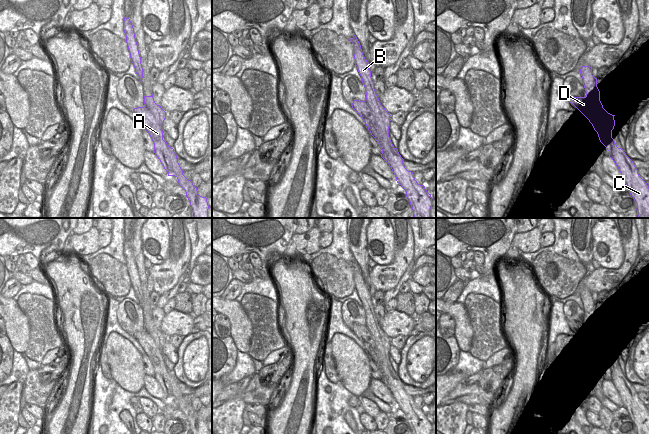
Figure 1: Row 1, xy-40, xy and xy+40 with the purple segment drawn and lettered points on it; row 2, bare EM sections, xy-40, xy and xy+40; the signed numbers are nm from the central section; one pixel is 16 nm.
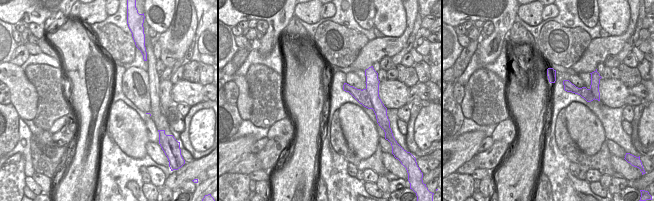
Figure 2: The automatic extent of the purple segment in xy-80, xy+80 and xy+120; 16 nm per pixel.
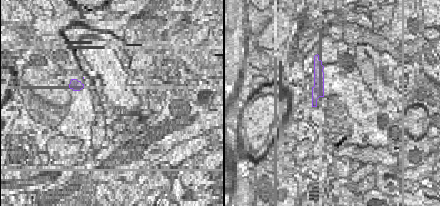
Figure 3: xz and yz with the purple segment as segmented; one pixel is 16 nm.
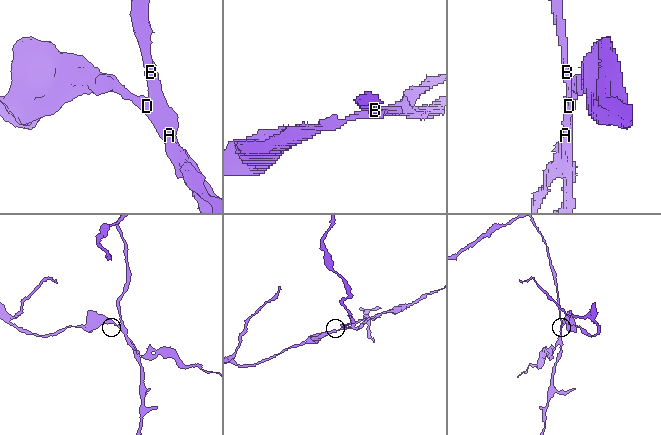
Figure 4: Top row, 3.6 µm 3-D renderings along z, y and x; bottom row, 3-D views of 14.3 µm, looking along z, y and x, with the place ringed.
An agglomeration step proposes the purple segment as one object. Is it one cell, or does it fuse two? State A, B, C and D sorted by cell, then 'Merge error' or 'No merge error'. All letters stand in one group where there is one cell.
Groups: A B C / D. Merge error

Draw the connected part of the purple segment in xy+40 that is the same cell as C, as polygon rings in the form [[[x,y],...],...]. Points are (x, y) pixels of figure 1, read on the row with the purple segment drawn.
[[[613,139],[614,145],[619,150],[619,154],[617,158],[619,159],[618,169],[622,175],[623,182],[629,189],[630,195],[633,197],[635,201],[635,209],[637,210],[638,218],[649,218],[649,186],[647,183],[639,176],[638,170],[636,169],[633,161],[626,155],[623,149],[618,148]]]

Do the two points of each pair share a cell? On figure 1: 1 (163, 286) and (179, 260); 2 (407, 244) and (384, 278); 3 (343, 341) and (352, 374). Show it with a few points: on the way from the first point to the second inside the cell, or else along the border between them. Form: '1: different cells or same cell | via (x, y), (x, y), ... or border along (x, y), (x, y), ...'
1: same cell | via (164, 280), (165, 276), (174, 266)
2: same cell | via (403, 252), (401, 261), (392, 270)
3: same cell | via (344, 349), (352, 366)

